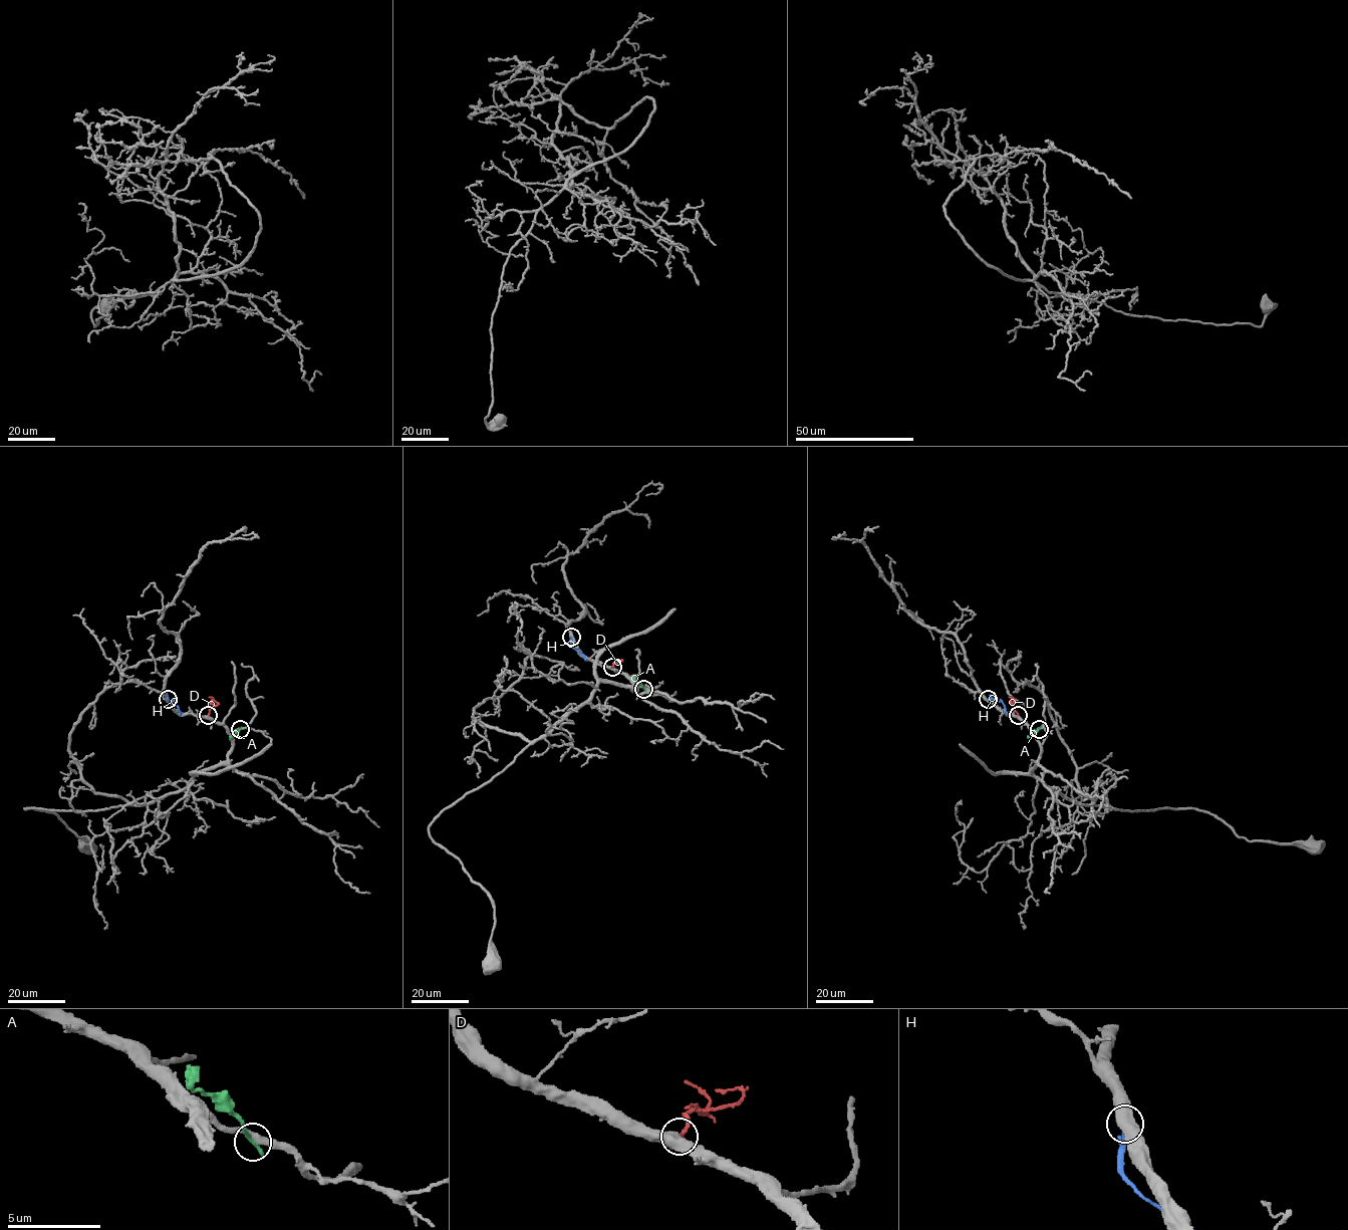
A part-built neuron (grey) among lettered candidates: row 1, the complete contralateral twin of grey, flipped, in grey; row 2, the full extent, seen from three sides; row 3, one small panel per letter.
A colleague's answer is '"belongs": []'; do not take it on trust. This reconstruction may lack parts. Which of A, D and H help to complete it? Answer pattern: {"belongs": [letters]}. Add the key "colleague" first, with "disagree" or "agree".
{"colleague": "disagree", "belongs": ["D"]}

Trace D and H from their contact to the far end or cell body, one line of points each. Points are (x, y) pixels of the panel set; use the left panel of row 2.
D: (208, 716), (211, 705), (218, 703), (214, 700)
H: (168, 700), (183, 713)

